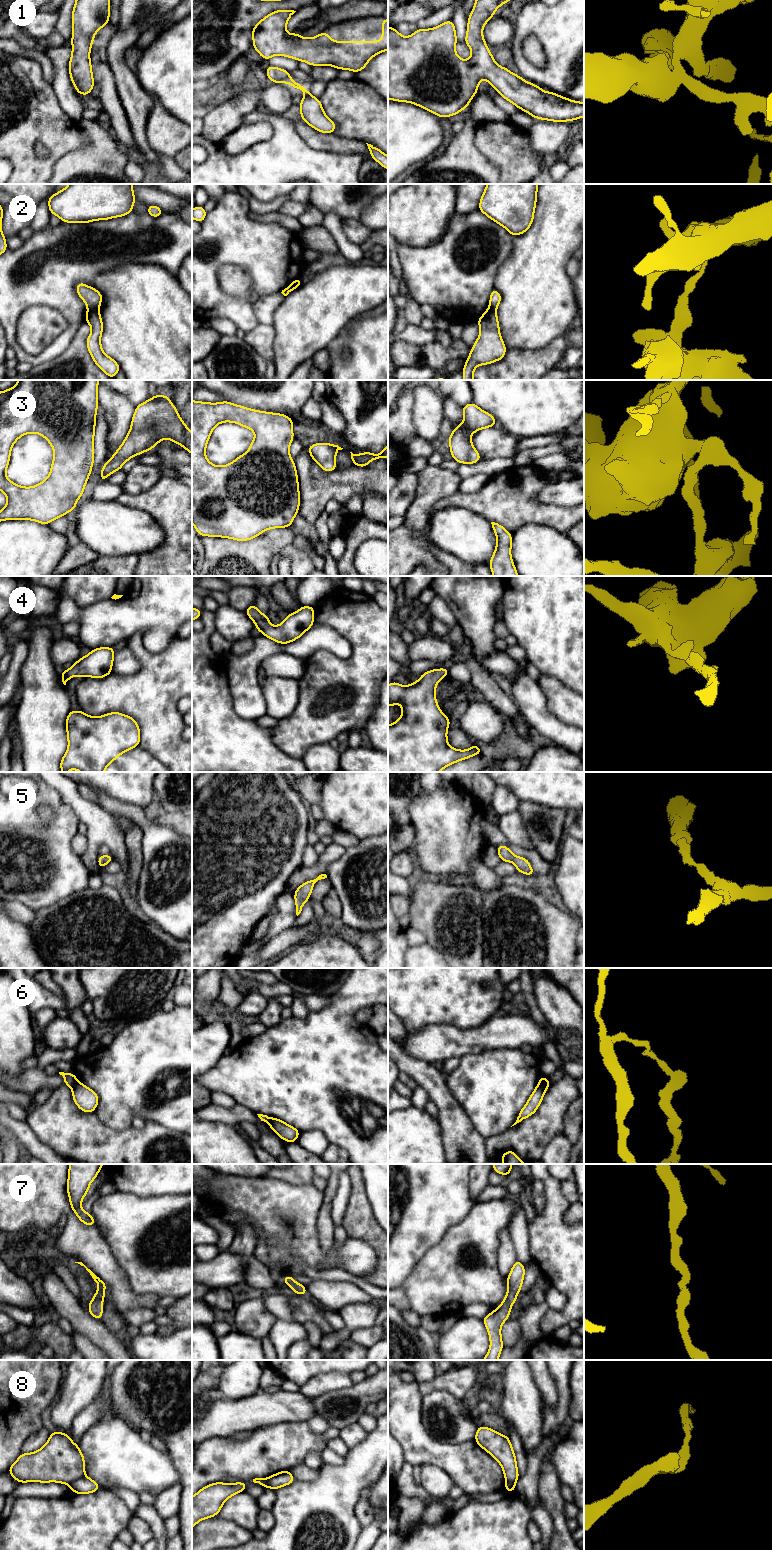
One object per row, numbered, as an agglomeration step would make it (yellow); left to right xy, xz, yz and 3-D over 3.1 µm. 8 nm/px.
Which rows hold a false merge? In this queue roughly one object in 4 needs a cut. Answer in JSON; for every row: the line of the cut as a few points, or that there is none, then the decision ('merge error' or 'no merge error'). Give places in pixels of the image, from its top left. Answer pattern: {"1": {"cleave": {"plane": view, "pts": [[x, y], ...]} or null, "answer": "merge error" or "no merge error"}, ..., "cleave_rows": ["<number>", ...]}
{"1": {"cleave": null, "answer": "no merge error"}, "2": {"cleave": {"plane": "xy", "pts": [[97, 308], [88, 311]]}, "answer": "merge error"}, "3": {"cleave": null, "answer": "no merge error"}, "4": {"cleave": null, "answer": "no merge error"}, "5": {"cleave": null, "answer": "no merge error"}, "6": {"cleave": {"plane": "xy", "pts": [[76, 1080], [72, 1088]]}, "answer": "merge error"}, "7": {"cleave": null, "answer": "no merge error"}, "8": {"cleave": {"plane": "xy", "pts": [[84, 1475], [69, 1484]]}, "answer": "merge error"}, "cleave_rows": ["2", "6", "8"]}

